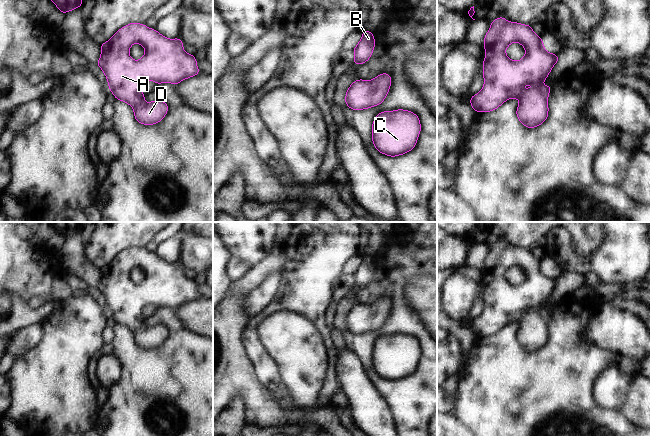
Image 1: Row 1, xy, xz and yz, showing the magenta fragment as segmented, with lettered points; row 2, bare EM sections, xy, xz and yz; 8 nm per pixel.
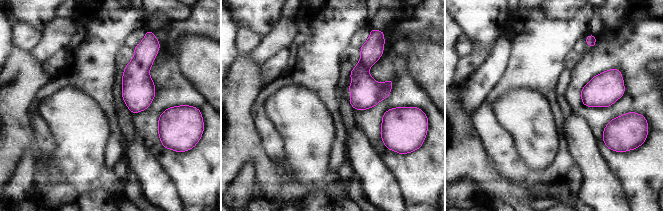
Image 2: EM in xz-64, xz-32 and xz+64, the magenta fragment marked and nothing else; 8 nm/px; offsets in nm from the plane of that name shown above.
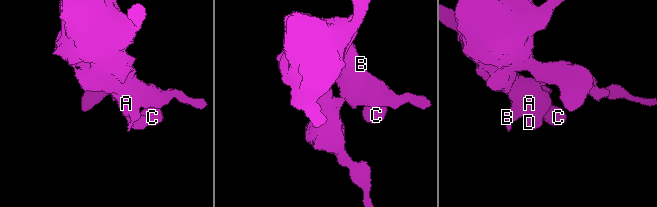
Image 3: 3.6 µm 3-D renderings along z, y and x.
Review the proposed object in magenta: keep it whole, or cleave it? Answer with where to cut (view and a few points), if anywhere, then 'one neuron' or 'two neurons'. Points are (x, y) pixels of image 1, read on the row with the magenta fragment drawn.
no cut; one neuron

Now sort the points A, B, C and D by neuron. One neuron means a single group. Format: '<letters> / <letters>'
A B C D

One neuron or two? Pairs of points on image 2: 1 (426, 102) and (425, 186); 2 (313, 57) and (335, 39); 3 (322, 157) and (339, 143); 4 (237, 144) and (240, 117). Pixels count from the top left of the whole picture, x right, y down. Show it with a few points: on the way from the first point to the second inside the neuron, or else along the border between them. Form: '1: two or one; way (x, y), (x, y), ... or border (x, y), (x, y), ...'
1: one; way (434, 123), (433, 165)
2: one; way (318, 52), (330, 40)
3: two; border (334, 127), (331, 172)
4: one; way (237, 137), (237, 124)

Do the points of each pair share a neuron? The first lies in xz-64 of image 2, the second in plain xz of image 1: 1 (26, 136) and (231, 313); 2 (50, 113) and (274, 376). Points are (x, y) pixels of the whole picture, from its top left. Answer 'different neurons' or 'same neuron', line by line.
1: same neuron
2: different neurons

